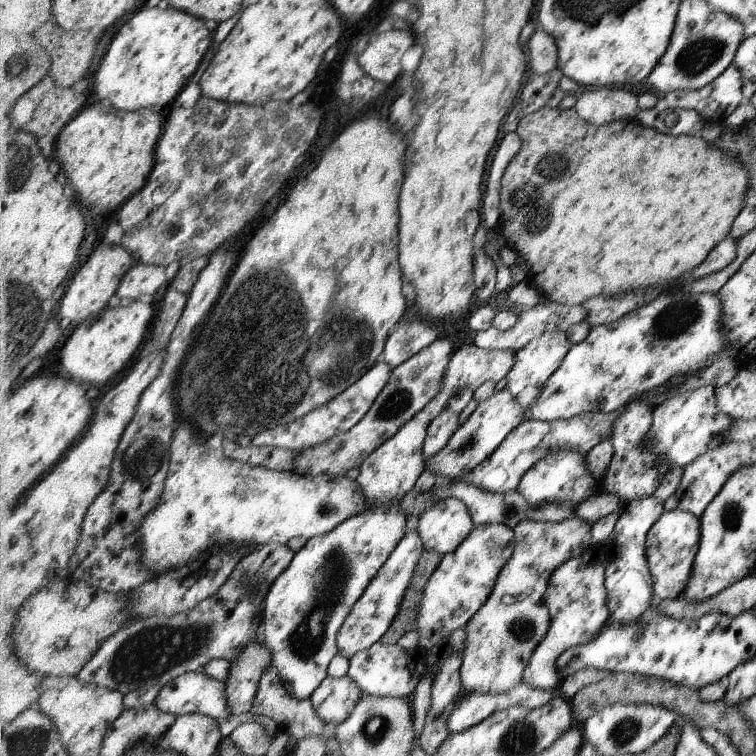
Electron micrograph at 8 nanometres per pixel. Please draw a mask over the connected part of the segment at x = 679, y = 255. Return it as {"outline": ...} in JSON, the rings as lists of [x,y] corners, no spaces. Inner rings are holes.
{"outline":[[[542,107],[539,111],[529,114],[519,121],[518,128],[515,130],[523,142],[518,154],[510,162],[502,178],[502,194],[500,194],[500,216],[498,230],[506,238],[506,246],[512,249],[519,258],[520,263],[527,270],[526,280],[534,285],[545,298],[550,301],[556,301],[563,305],[578,305],[590,297],[597,297],[602,294],[603,297],[612,296],[620,290],[642,290],[648,286],[656,287],[666,284],[666,280],[674,280],[696,268],[698,264],[704,262],[708,252],[721,240],[728,237],[731,232],[731,226],[735,218],[739,216],[744,204],[747,203],[746,192],[749,183],[749,174],[747,170],[736,163],[730,155],[721,151],[711,143],[702,140],[698,136],[664,136],[656,130],[644,128],[636,122],[614,122],[608,126],[592,126],[572,109],[555,109]]]}

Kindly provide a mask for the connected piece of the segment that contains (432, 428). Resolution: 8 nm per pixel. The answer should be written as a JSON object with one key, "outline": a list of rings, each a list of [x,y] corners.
{"outline":[[[446,408],[434,421],[431,422],[423,445],[423,458],[425,462],[436,456],[450,440],[458,429],[458,416]]]}

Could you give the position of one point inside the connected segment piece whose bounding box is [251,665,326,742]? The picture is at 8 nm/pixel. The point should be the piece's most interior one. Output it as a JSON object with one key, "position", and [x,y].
{"position":[298,718]}

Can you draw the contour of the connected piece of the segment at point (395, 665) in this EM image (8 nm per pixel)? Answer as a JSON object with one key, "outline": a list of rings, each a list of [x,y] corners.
{"outline":[[[378,641],[349,659],[347,675],[359,684],[366,695],[411,698],[425,670],[427,668],[424,651],[420,648],[403,649],[397,644],[385,645],[382,641]]]}

